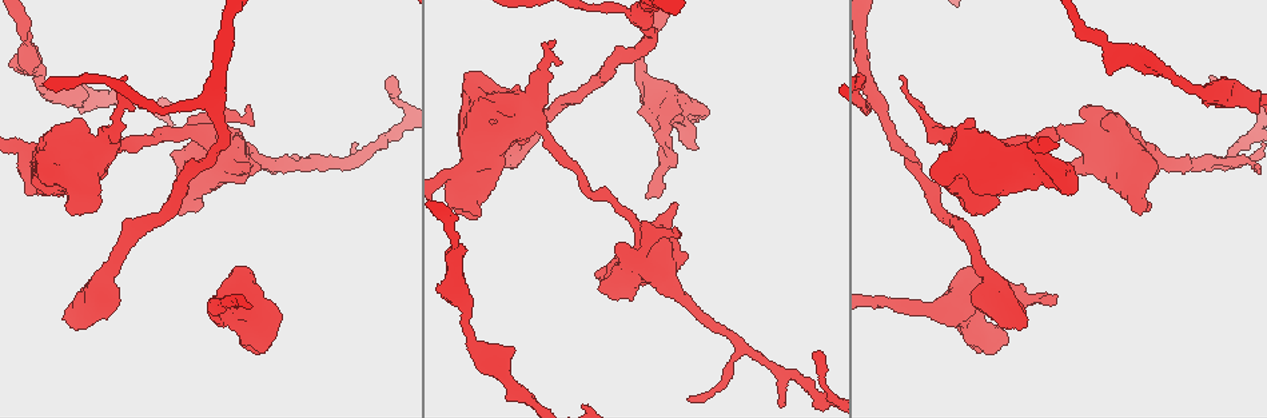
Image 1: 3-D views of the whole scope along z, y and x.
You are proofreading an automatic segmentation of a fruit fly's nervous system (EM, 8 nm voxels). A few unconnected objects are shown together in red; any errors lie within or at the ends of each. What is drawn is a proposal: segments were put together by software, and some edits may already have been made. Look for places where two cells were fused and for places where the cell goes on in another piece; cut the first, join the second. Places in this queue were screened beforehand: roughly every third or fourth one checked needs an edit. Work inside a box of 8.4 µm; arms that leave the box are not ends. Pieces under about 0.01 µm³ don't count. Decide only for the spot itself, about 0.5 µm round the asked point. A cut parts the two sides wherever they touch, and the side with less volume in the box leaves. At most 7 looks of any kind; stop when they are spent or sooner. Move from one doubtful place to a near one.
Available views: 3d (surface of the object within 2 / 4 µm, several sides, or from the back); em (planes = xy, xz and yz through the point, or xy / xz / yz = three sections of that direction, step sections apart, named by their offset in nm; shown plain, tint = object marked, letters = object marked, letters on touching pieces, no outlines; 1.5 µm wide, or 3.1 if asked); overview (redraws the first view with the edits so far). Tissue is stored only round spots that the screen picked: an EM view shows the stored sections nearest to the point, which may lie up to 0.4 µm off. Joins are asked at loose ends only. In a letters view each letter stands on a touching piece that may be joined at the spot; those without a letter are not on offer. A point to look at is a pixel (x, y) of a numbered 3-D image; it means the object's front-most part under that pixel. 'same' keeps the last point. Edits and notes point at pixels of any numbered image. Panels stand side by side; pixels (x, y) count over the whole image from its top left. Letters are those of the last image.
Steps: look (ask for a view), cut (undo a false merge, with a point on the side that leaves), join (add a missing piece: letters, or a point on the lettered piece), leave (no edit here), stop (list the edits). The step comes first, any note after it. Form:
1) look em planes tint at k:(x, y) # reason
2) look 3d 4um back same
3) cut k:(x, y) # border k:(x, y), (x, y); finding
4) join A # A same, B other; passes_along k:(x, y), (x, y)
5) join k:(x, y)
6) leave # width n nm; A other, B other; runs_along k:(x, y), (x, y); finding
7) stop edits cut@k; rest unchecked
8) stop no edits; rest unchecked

look 3d 2um at 1:(477, 348) # thick turns thin

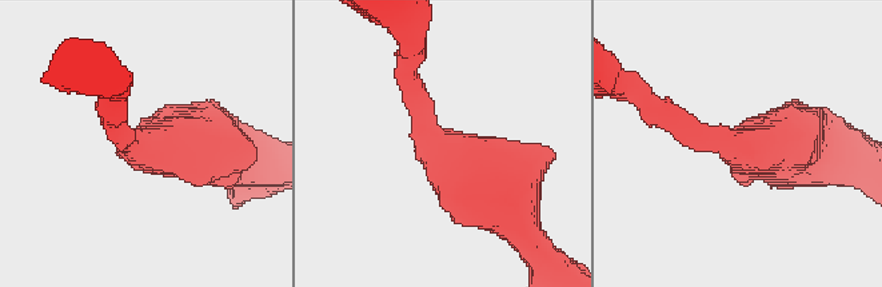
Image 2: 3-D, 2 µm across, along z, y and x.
look em xz step 4 tint at 2:(438, 145) # arm_widths 190, 280 nm; need the tissue

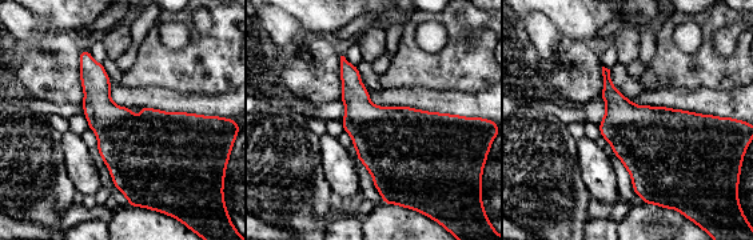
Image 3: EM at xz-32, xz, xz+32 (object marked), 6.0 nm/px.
look em planes letters same # cut it another way

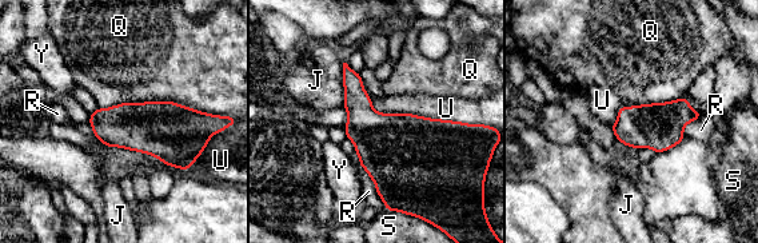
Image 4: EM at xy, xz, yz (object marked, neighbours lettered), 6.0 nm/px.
leave # J other, Q other, R other, S other, U other, Y other; border 4:(370, 99), (379, 112), (463, 123); continuous, no second cell

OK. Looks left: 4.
look 3d 2um at 1:(1110, 47) # thick turns thin

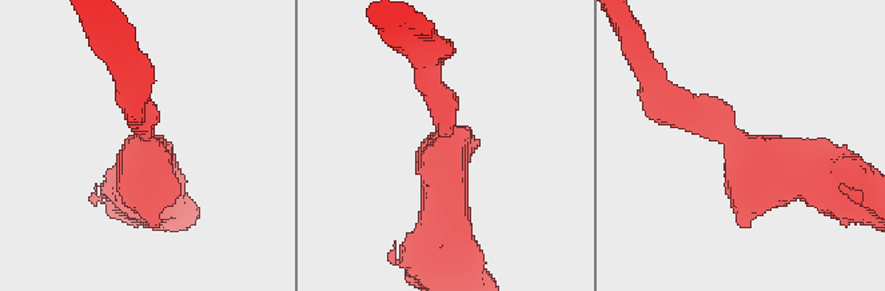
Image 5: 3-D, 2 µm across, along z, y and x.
look em yz step 4 tint at 5:(746, 152) # arm_widths 170, 400 nm; need the tissue

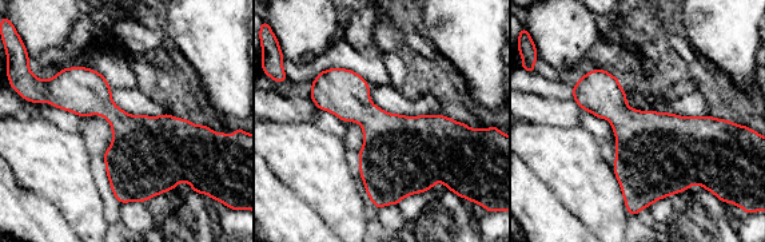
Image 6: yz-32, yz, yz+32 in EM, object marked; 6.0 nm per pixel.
look em xy step 4 letters same

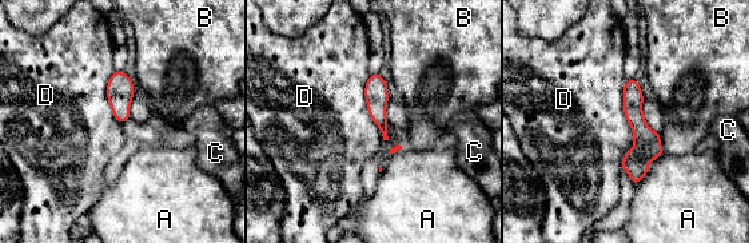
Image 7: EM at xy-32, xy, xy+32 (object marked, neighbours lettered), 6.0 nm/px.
leave # A other, B other, C other, D other; all the same cell

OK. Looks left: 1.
stop no edits; rest unchecked

